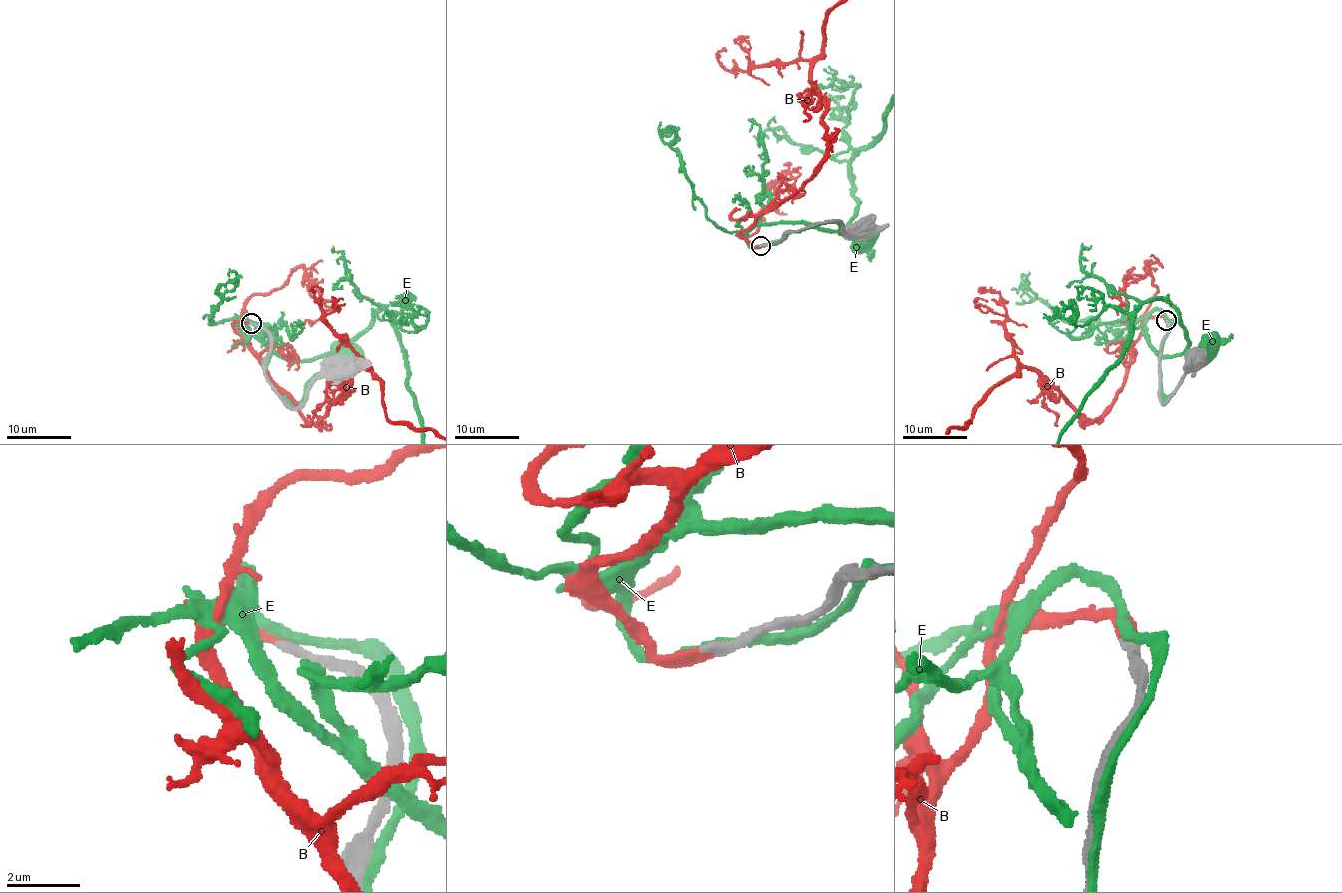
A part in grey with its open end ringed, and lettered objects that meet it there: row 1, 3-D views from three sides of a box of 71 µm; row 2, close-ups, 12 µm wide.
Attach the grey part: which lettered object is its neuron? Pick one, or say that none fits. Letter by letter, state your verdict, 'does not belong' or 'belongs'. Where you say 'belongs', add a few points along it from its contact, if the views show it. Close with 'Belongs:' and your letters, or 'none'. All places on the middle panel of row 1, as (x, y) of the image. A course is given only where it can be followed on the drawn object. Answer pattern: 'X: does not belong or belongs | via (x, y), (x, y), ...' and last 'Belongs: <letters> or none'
B: belongs
E: does not belong
Belongs: B

